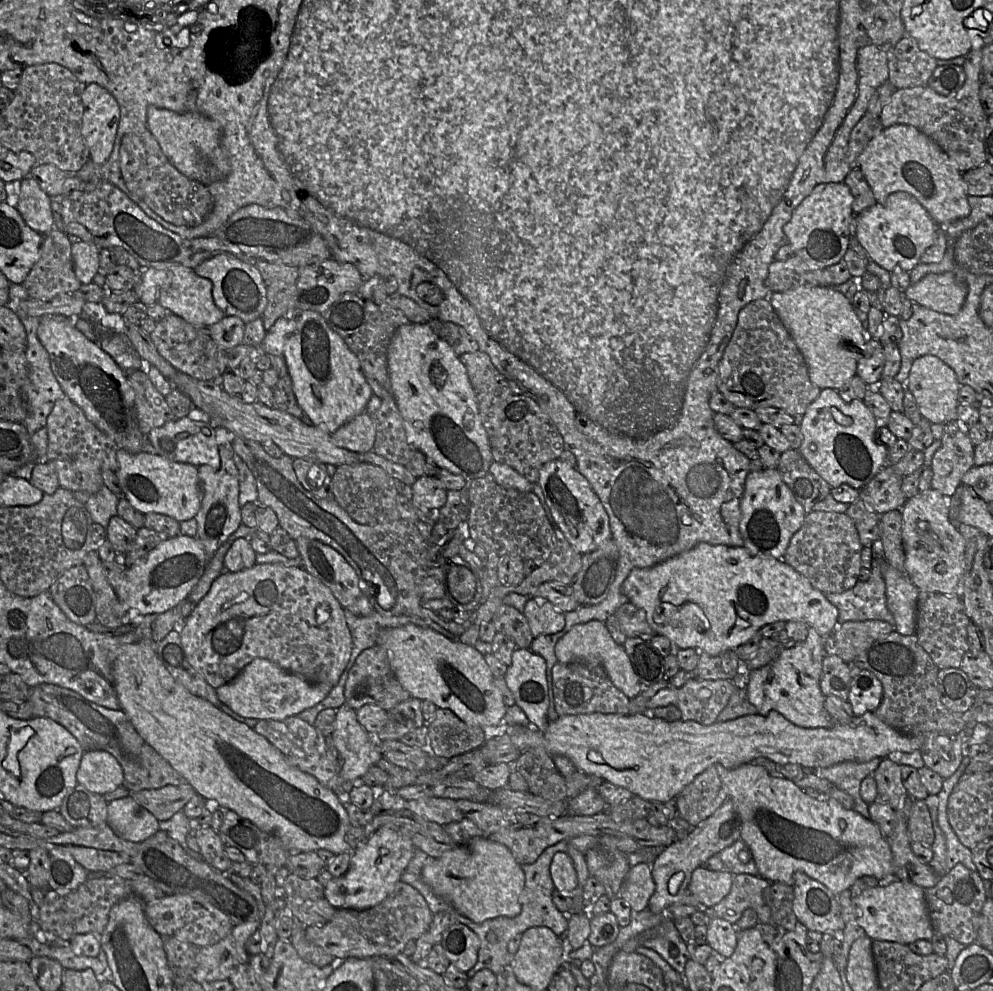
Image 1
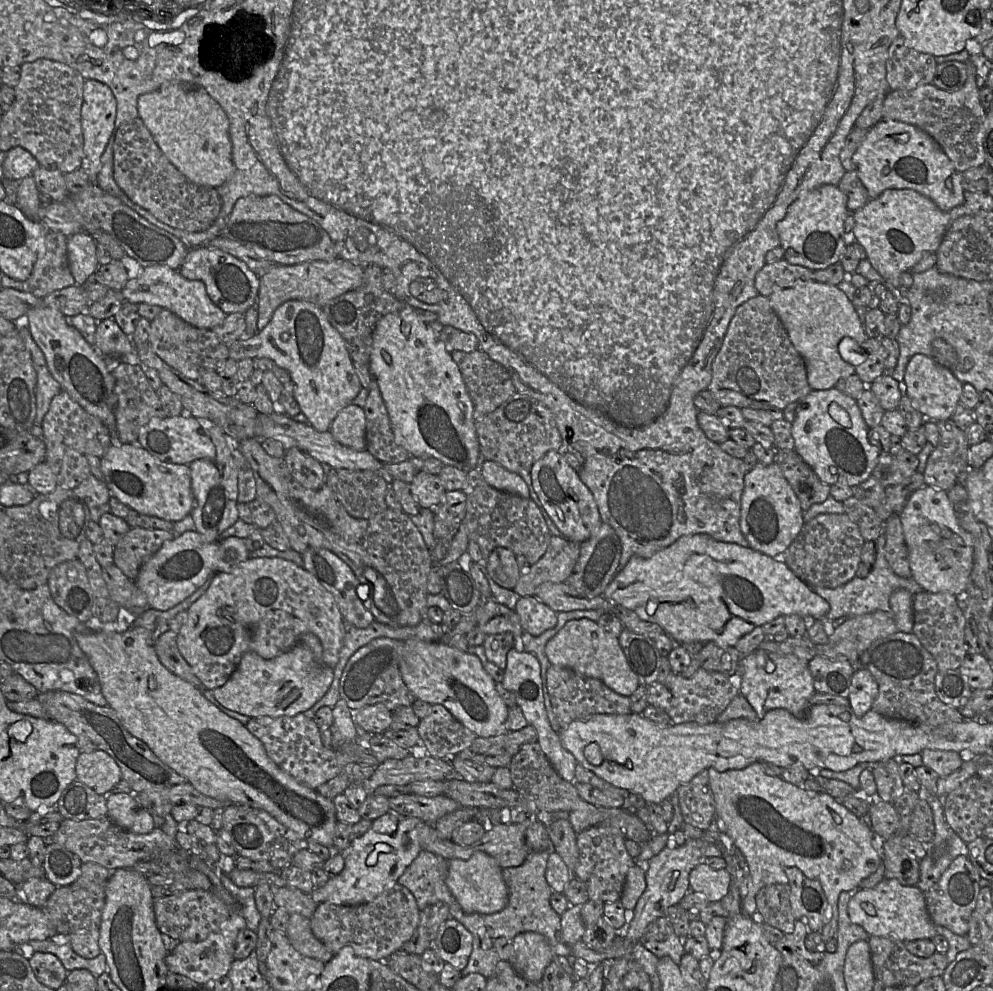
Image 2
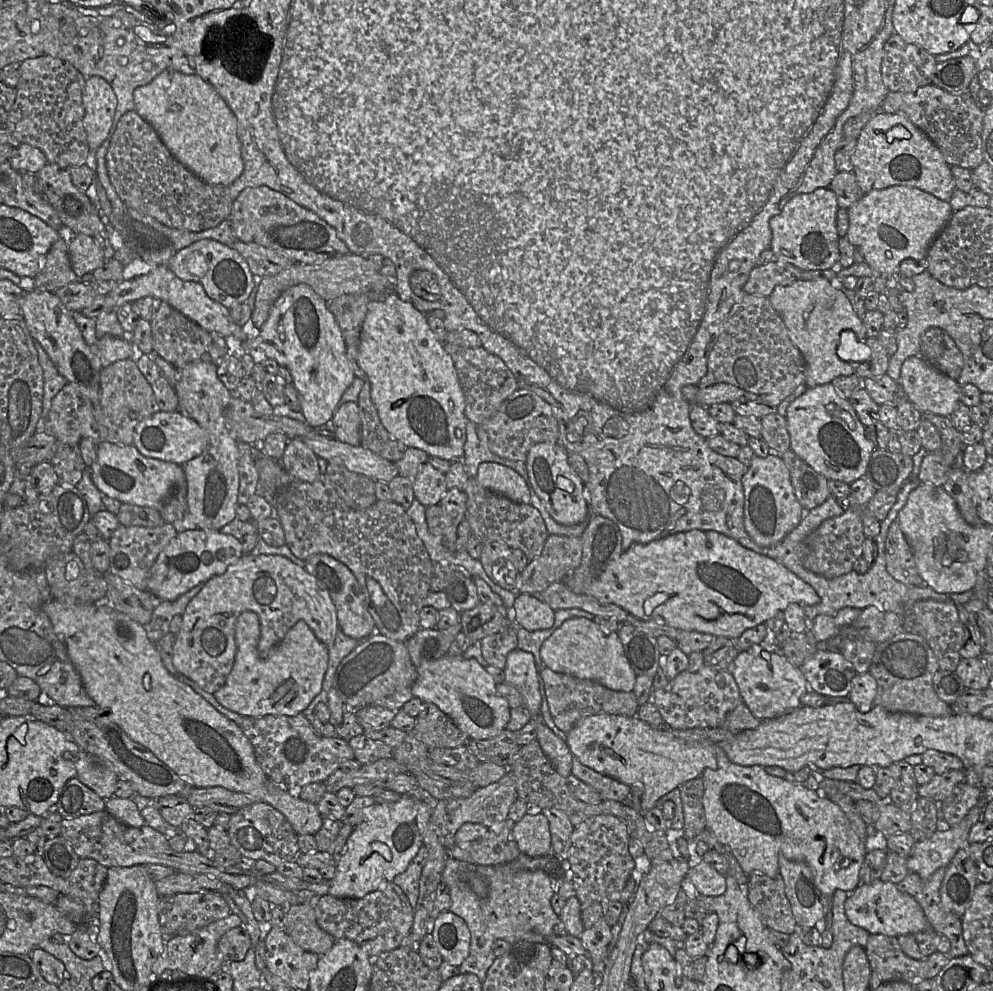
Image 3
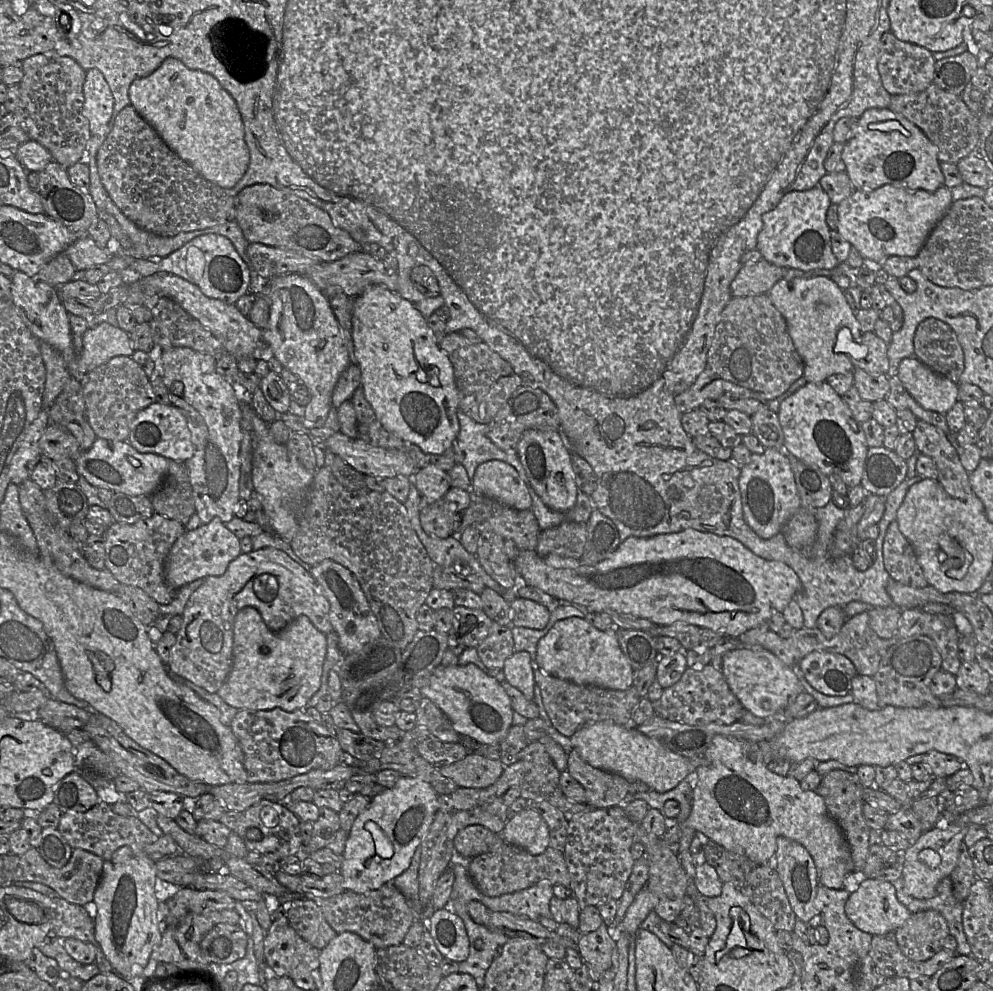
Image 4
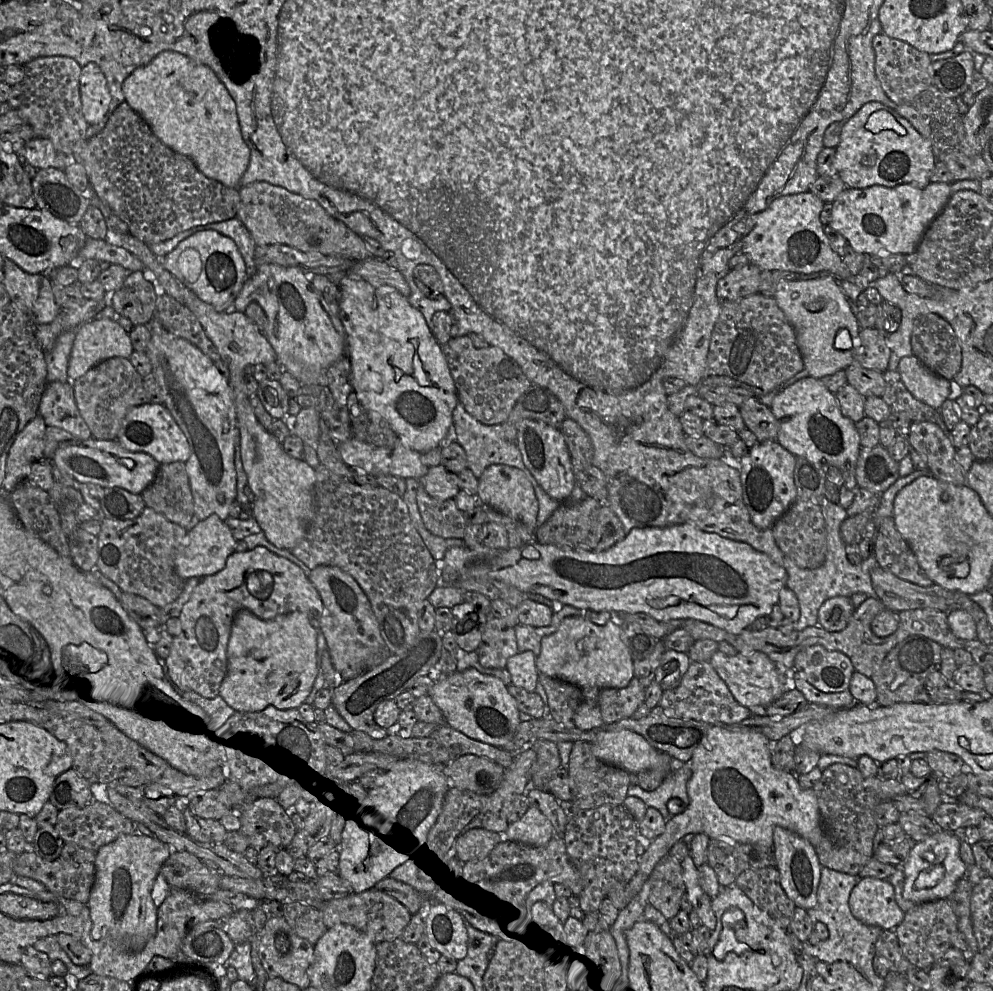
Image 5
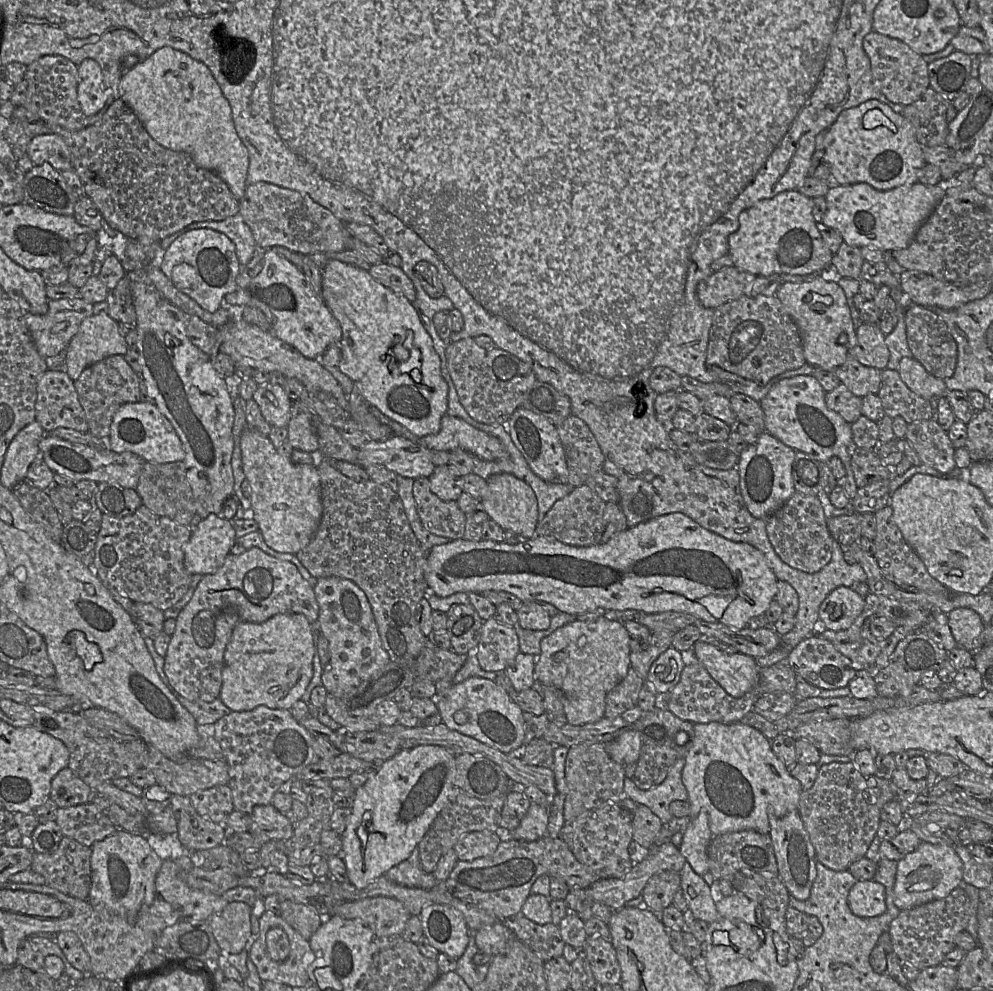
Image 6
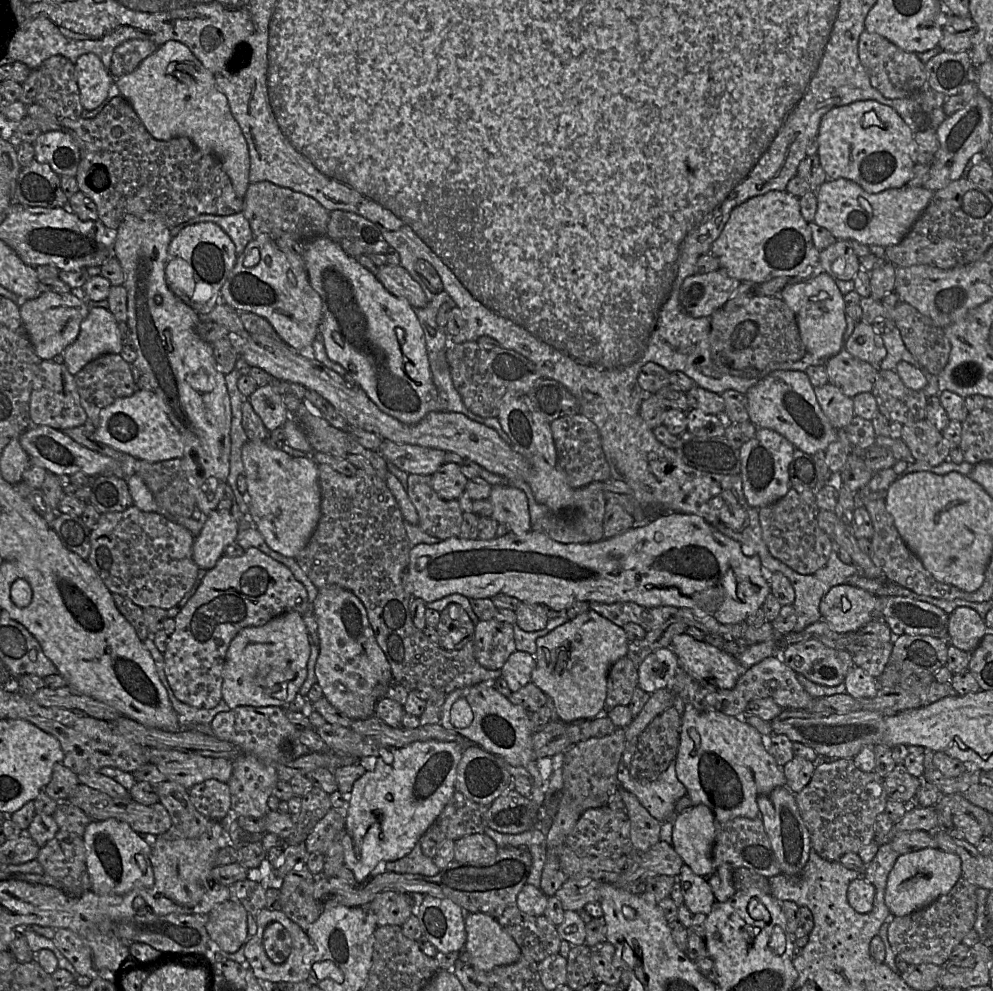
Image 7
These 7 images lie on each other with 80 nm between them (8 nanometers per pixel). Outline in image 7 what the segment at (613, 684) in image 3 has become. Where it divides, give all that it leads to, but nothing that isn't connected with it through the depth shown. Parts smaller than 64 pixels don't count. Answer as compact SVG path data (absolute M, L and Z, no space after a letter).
M593 610L579 614L536 640L536 666L531 681L554 703L559 720L566 723L596 718L605 708L609 668L627 656L628 638L620 627Z

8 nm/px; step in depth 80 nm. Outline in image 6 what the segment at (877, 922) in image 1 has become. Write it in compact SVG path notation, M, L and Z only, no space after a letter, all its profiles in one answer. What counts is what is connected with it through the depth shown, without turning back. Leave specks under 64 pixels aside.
M858 880L850 889L848 904L856 916L875 917L886 911L885 887L874 880Z

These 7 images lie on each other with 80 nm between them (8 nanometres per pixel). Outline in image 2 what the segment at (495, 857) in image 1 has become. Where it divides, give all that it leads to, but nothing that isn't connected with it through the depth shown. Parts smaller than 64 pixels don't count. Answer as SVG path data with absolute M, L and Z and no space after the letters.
M478 851L467 860L449 860L446 885L465 912L494 914L506 907L509 898L502 869L495 858Z

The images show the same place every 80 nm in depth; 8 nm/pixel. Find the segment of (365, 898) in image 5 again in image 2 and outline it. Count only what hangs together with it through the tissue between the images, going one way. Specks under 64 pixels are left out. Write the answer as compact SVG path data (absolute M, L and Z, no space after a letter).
M396 883L374 900L358 905L337 905L332 903L318 904L311 918L311 929L314 936L336 954L343 947L351 947L354 952L368 960L386 961L392 954L401 949L415 933L419 923L420 909L414 895L404 886Z

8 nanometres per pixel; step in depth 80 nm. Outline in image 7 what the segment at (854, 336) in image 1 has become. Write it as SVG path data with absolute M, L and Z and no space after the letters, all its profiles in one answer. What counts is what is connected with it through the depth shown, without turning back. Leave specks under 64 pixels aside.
M818 270L806 280L786 285L779 296L795 315L807 353L827 360L844 348L844 333L847 328L845 301L832 276Z

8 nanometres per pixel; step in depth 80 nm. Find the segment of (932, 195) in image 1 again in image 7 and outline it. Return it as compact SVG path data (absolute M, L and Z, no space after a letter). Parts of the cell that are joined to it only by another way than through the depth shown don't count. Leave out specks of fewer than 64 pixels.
M875 100L856 101L829 110L821 119L816 140L817 155L828 179L848 179L868 193L879 193L886 189L903 187L913 177L916 164L914 131L895 109Z

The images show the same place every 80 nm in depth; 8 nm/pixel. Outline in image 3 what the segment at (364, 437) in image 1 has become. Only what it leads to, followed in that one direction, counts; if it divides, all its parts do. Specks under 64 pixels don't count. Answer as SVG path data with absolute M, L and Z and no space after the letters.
M343 402L332 417L332 431L336 437L349 445L361 445L361 419L356 402Z

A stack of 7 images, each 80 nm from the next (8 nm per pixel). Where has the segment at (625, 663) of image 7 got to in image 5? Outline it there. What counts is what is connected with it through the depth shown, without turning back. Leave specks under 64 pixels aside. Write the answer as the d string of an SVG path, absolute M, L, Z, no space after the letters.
M636 677L625 688L607 688L599 692L598 705L605 725L631 718L644 702L645 688Z

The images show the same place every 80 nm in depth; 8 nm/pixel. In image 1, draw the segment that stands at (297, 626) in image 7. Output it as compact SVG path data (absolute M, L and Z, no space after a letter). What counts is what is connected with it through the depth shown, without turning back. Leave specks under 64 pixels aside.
M255 658L230 682L216 688L219 700L235 713L258 720L284 720L321 702L331 686L312 683L265 658Z

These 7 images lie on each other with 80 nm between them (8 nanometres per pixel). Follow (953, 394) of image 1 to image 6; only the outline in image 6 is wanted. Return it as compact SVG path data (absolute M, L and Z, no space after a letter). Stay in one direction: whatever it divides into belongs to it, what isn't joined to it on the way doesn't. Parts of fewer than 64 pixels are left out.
M914 357L900 360L898 372L906 386L919 396L929 400L939 398L947 392L945 381L926 371Z

